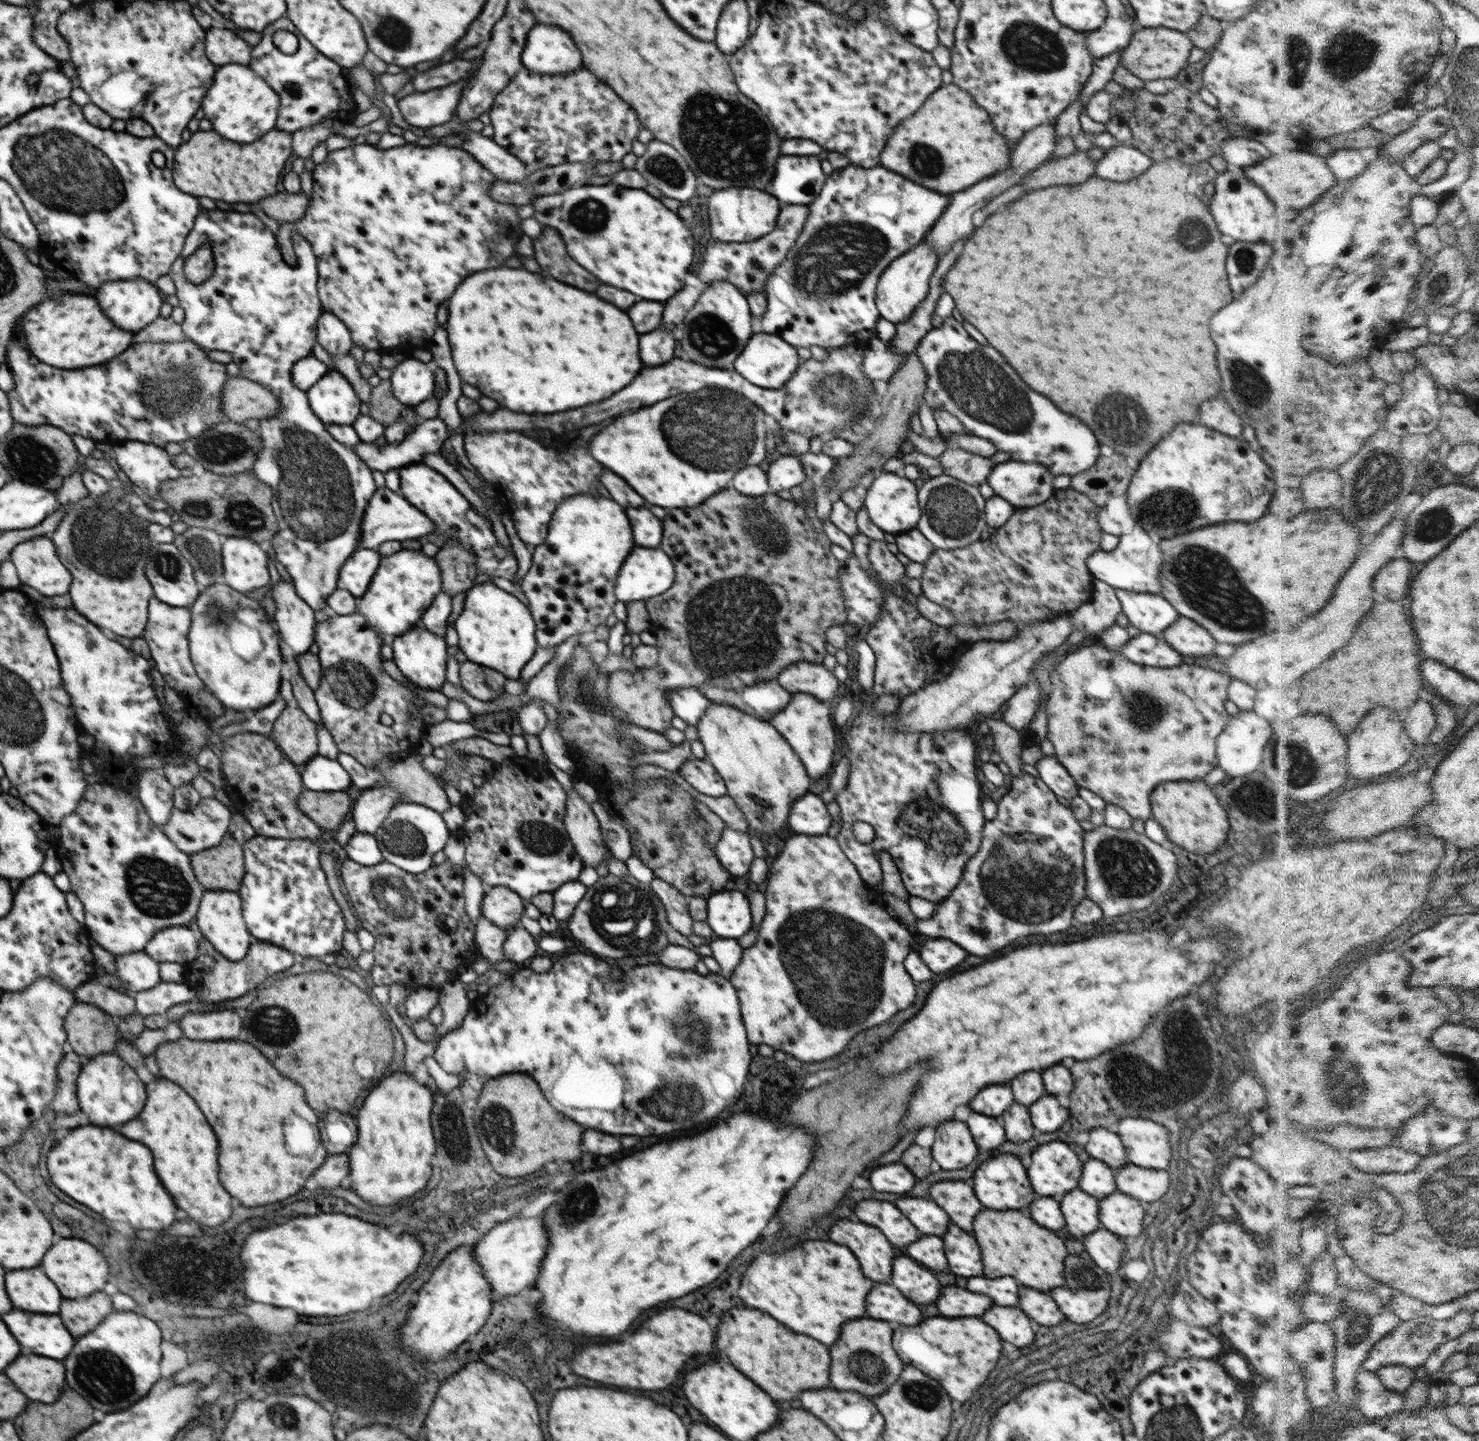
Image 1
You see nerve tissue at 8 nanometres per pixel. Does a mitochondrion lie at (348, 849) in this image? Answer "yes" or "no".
no

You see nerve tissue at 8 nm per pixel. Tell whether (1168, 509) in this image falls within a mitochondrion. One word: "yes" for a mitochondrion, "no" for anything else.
yes

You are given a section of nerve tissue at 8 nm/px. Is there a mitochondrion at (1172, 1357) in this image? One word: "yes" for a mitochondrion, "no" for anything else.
no

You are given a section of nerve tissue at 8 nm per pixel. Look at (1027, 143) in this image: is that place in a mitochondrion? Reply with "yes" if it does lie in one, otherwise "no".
no

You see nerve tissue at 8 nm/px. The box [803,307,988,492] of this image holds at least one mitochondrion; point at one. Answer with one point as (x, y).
(837, 393)

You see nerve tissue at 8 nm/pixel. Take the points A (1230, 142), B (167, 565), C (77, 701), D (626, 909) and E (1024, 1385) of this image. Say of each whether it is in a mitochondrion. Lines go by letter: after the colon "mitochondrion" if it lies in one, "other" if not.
A: other
B: mitochondrion
C: other
D: mitochondrion
E: other

